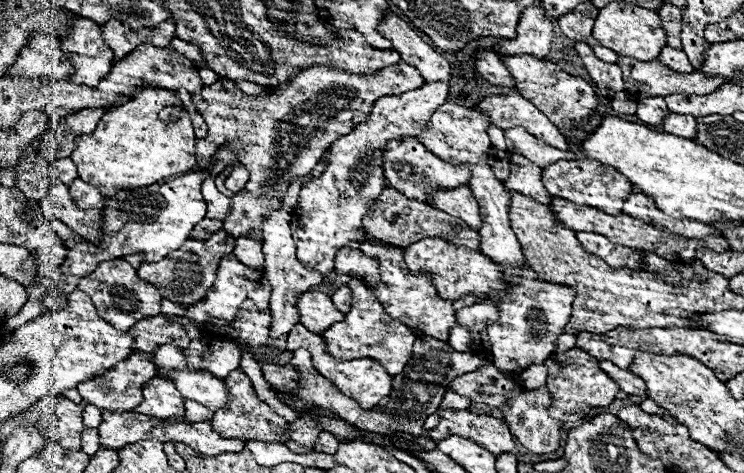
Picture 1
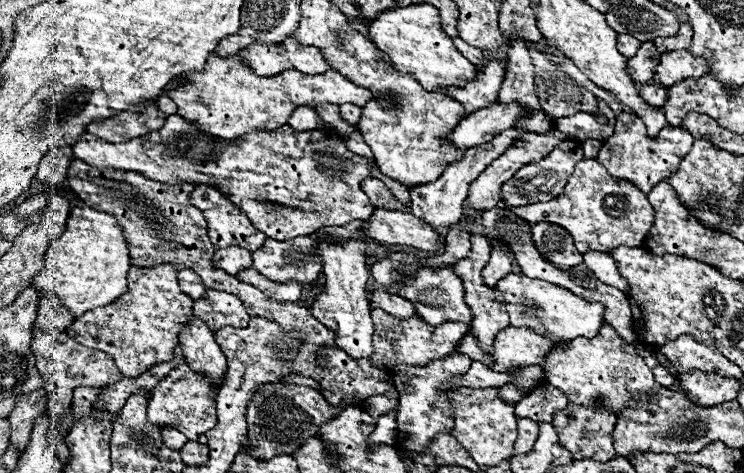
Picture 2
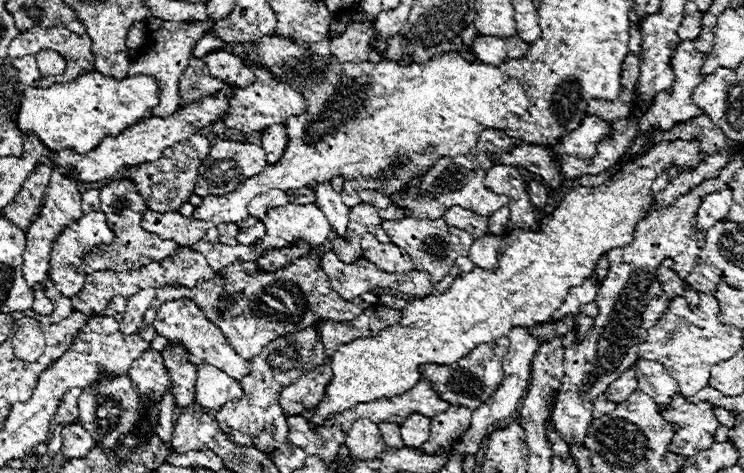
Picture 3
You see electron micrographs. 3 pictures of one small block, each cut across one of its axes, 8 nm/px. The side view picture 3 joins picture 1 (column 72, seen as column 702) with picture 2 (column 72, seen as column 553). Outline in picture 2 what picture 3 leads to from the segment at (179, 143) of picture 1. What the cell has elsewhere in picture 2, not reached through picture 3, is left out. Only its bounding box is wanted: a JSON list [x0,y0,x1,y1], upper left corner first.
[32,204,130,318]

